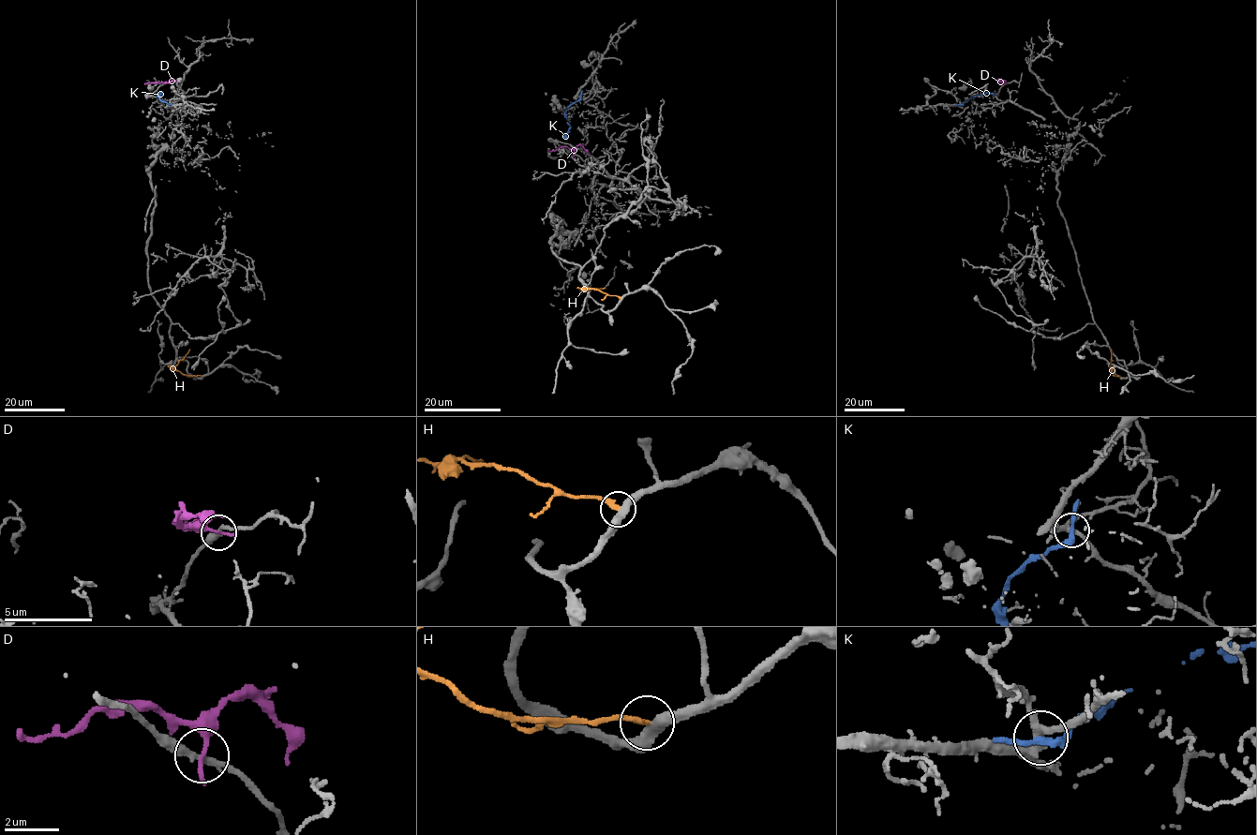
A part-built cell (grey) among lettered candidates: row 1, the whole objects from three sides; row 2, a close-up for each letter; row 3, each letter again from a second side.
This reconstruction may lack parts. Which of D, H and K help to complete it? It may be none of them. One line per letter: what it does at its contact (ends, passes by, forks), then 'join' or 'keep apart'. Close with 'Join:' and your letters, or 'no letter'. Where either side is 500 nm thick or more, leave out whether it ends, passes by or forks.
D: it ends | keep apart
H: it ends | keep apart
K: it passes by | keep apart
Join: no letter

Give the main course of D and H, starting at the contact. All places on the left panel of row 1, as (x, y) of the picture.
D: (165, 83), (144, 84)
H: (202, 376), (185, 375), (175, 368), (189, 349)

